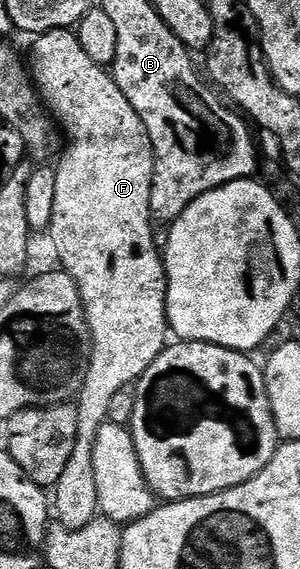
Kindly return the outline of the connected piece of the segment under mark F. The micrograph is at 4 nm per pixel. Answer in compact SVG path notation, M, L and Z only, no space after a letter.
M59 28L58 30L41 33L35 37L35 40L36 42L32 48L32 60L30 56L32 83L36 85L40 98L44 101L44 107L58 121L59 127L66 137L66 147L63 149L63 152L65 151L64 157L62 157L62 152L62 155L59 157L59 160L61 159L60 164L57 163L55 165L54 214L52 215L50 235L52 235L52 244L56 247L56 256L60 259L59 267L63 271L68 272L70 278L74 278L74 282L78 286L78 294L82 298L86 322L92 335L92 357L90 358L90 366L86 374L86 382L82 386L79 396L74 401L78 410L78 438L74 442L74 454L70 454L70 462L66 462L66 470L62 470L62 478L58 478L56 487L50 496L50 504L54 509L55 523L61 524L64 528L81 528L89 524L90 521L97 519L100 510L98 506L98 485L94 482L94 438L98 438L98 430L102 430L102 426L108 423L110 401L114 399L114 394L117 390L122 390L122 386L127 384L135 385L142 373L163 354L166 345L169 343L168 276L164 272L164 258L161 249L158 247L158 240L156 244L156 236L152 233L154 217L150 210L150 190L152 189L154 162L156 159L152 153L152 143L142 118L136 113L134 106L130 106L130 102L126 102L126 94L122 94L122 90L118 90L118 86L115 80L112 79L109 69L96 64L86 54L86 50L82 49L82 44L76 36L75 31Z

